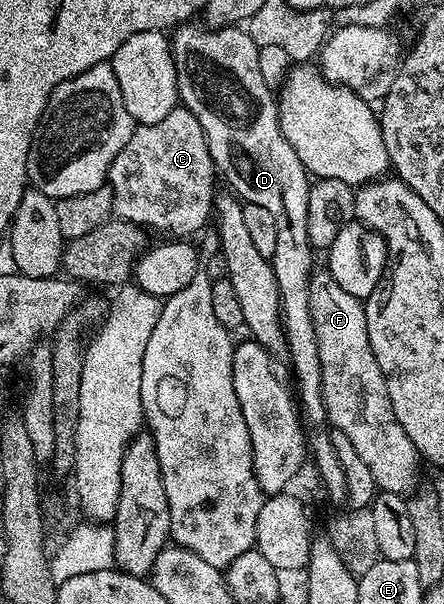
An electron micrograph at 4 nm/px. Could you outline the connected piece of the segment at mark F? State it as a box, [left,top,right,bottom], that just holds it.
[309,269,419,497]

